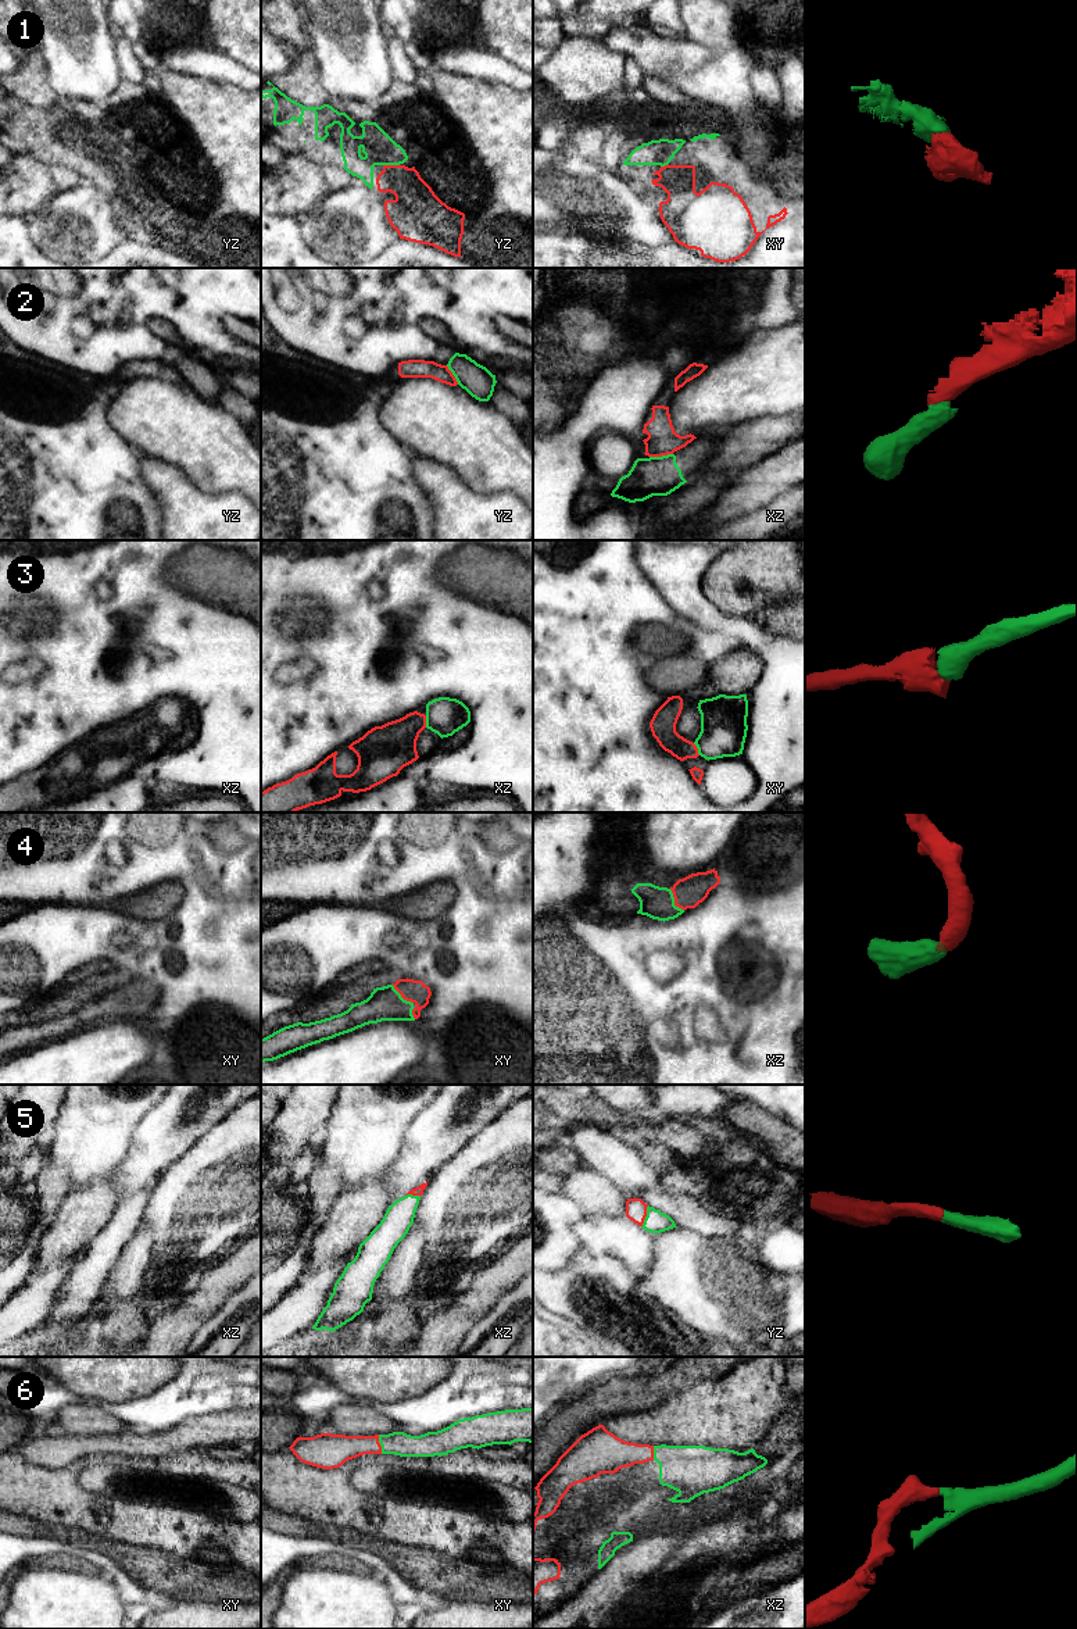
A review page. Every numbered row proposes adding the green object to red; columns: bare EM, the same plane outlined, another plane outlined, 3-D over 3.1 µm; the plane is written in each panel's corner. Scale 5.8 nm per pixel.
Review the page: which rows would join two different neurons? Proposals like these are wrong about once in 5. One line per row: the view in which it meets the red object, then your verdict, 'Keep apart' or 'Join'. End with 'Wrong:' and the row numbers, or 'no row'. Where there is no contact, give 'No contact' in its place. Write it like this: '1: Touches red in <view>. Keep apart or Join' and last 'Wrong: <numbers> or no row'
1: Touches red in yz. Join
2: Touches red in xz. Keep apart
3: Touches red in xz. Join
4: Touches red in xz. Join
5: Touches red in yz. Join
6: Touches red in xy. Join
Wrong: 2

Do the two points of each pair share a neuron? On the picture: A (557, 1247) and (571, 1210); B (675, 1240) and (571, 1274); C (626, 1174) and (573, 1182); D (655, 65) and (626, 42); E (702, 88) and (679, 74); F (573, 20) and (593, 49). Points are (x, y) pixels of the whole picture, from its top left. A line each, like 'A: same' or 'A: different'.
A: same
B: different
C: different
D: same
E: same
F: different

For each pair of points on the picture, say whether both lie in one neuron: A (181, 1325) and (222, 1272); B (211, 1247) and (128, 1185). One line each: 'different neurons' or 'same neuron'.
A: same neuron
B: different neurons

